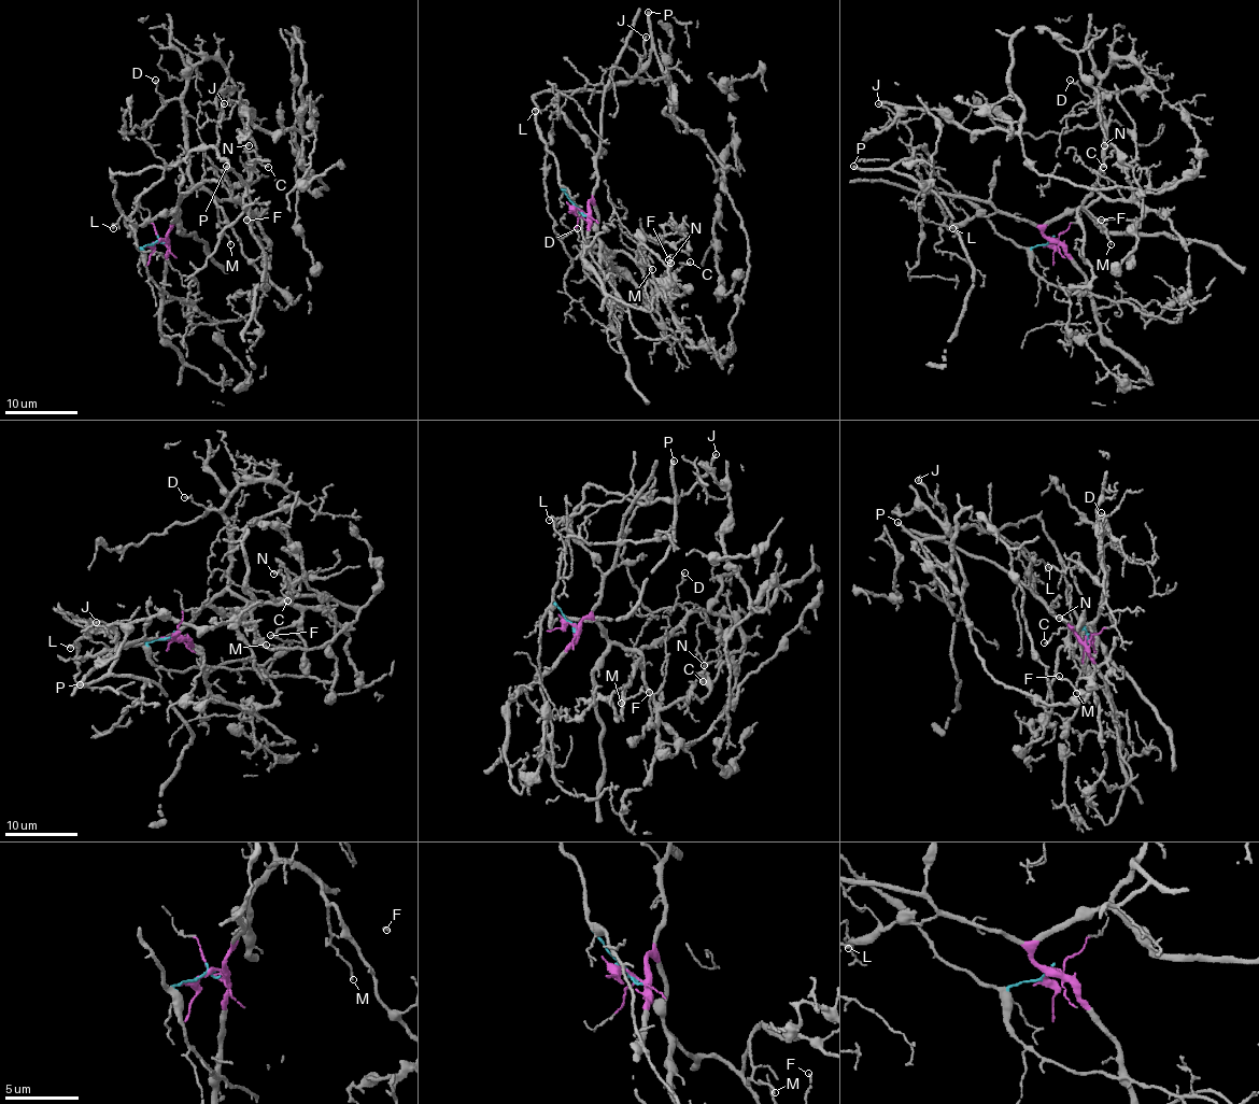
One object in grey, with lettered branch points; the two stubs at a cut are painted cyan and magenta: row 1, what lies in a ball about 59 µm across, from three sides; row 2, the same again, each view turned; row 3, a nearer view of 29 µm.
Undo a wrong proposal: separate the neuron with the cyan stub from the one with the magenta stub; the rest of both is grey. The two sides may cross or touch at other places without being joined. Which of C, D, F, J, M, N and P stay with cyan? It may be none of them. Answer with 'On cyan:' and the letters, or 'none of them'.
On cyan: J, P

